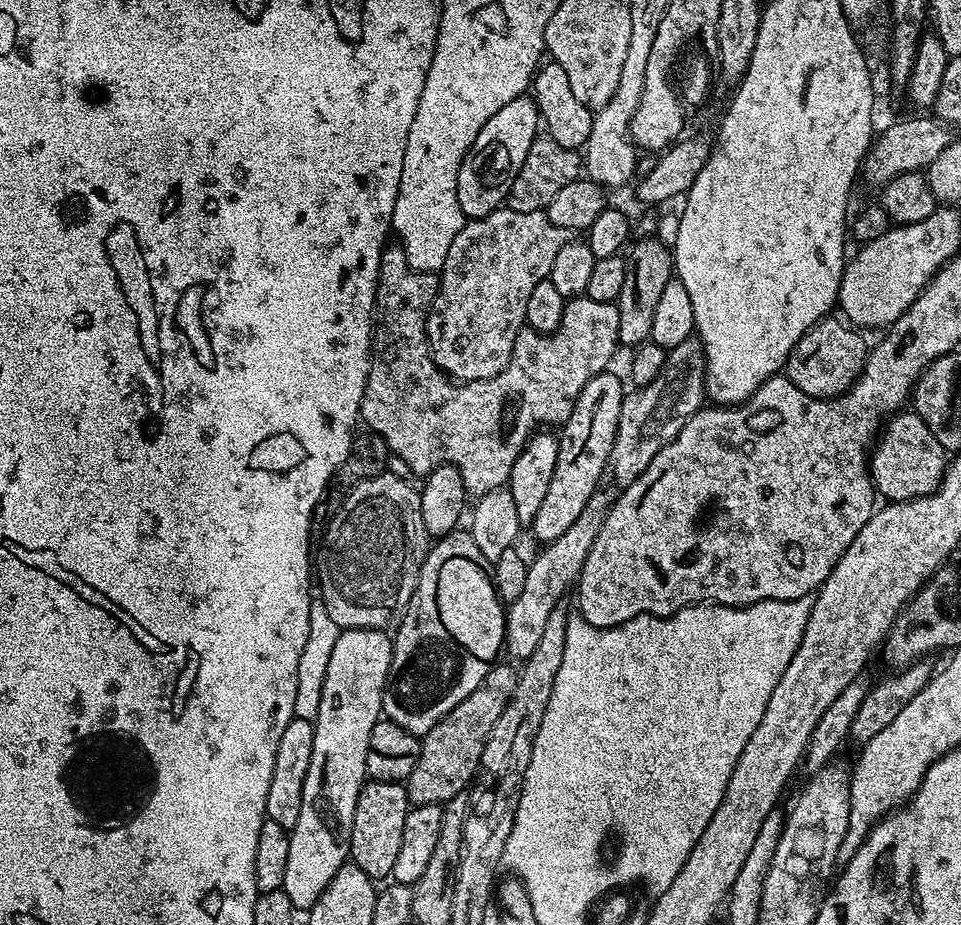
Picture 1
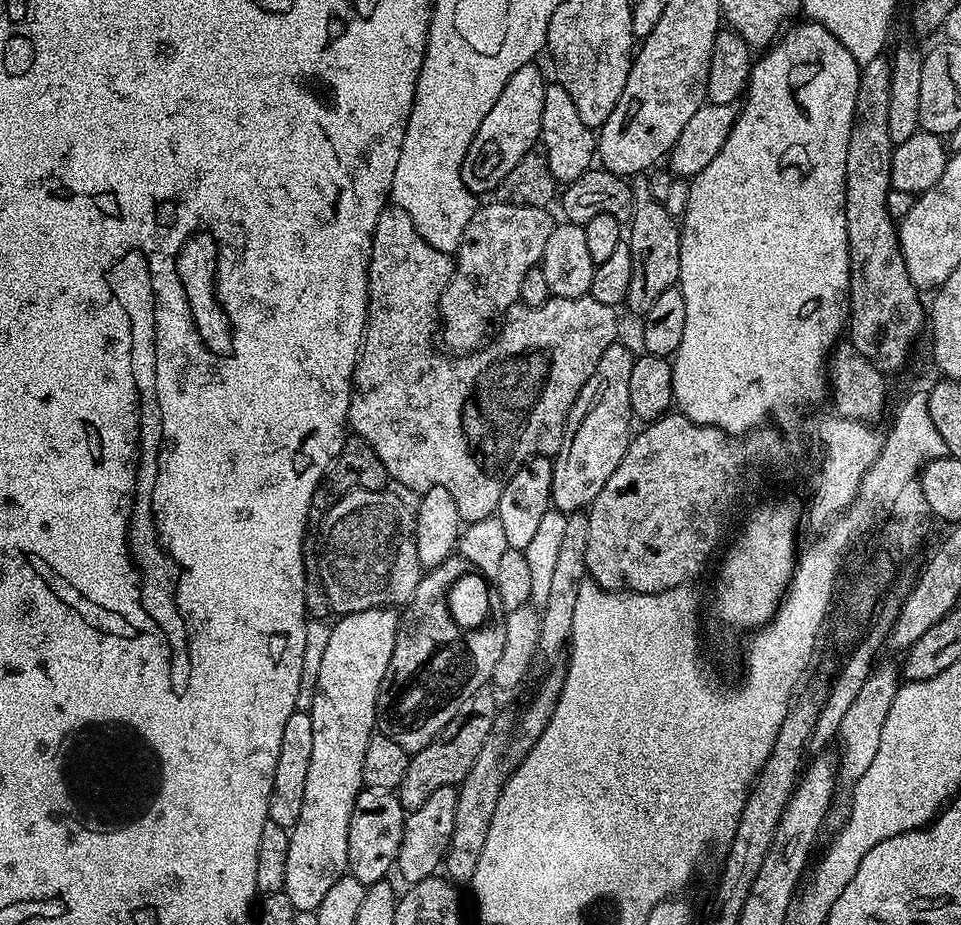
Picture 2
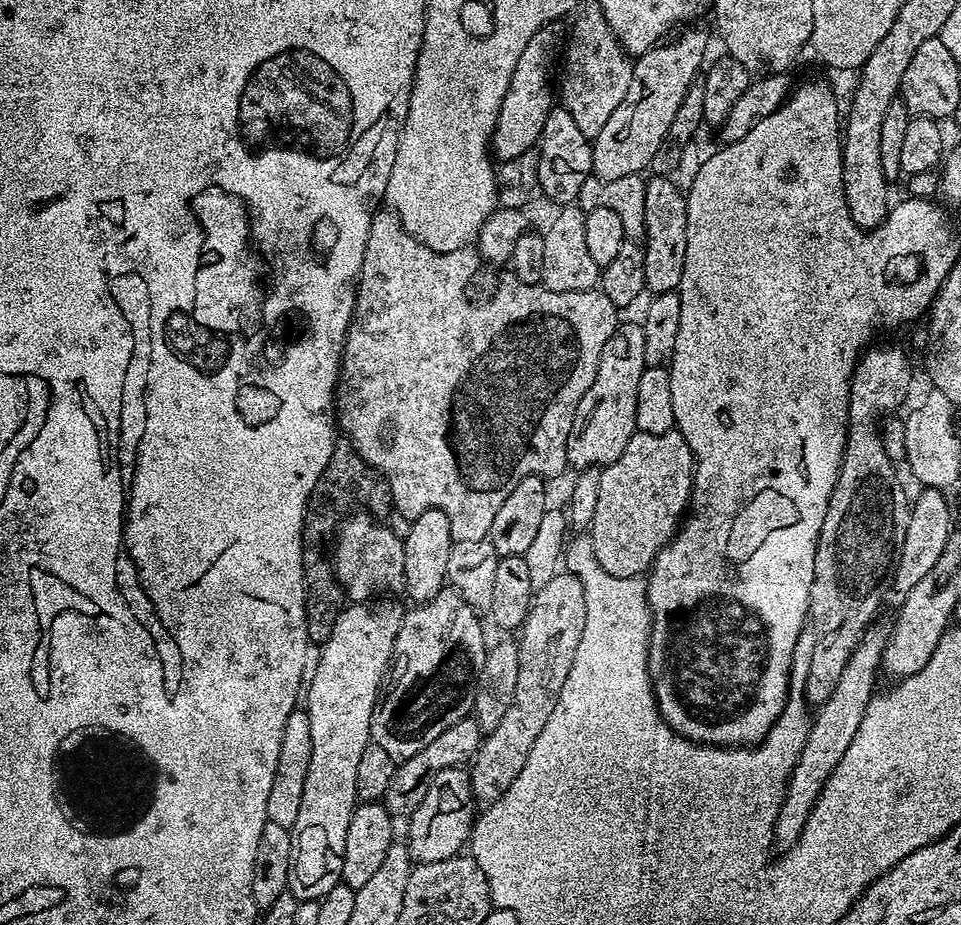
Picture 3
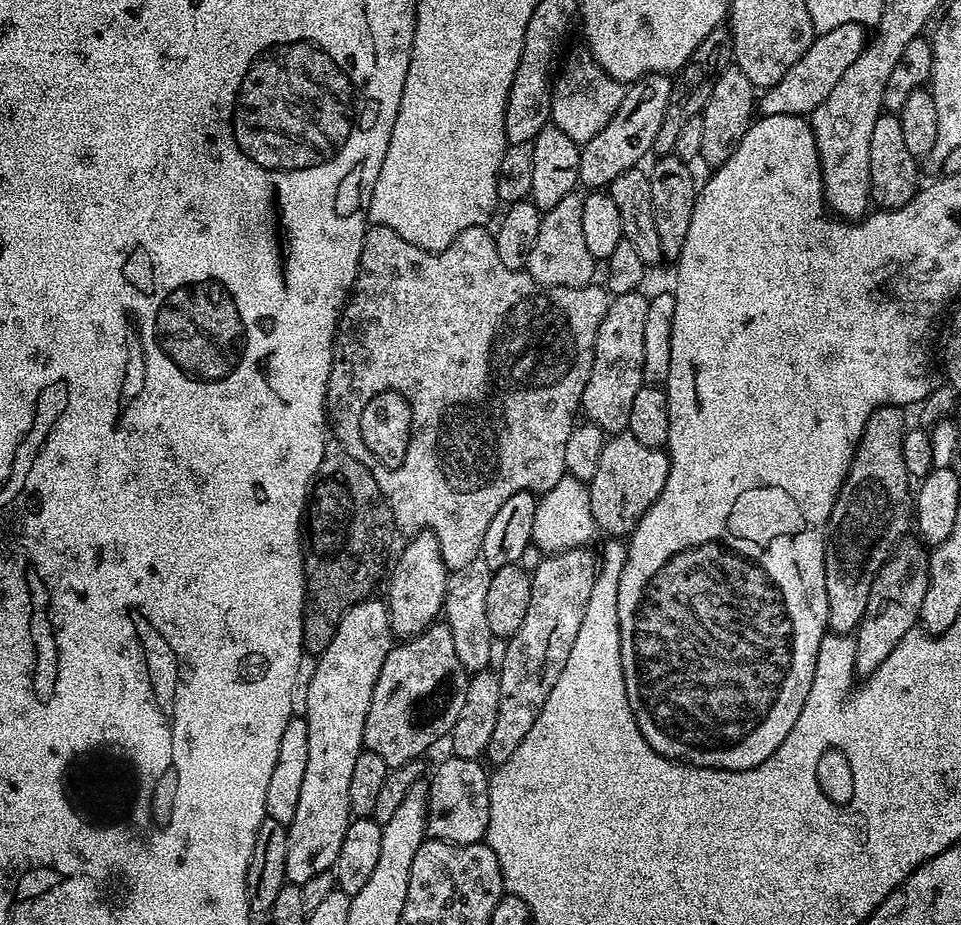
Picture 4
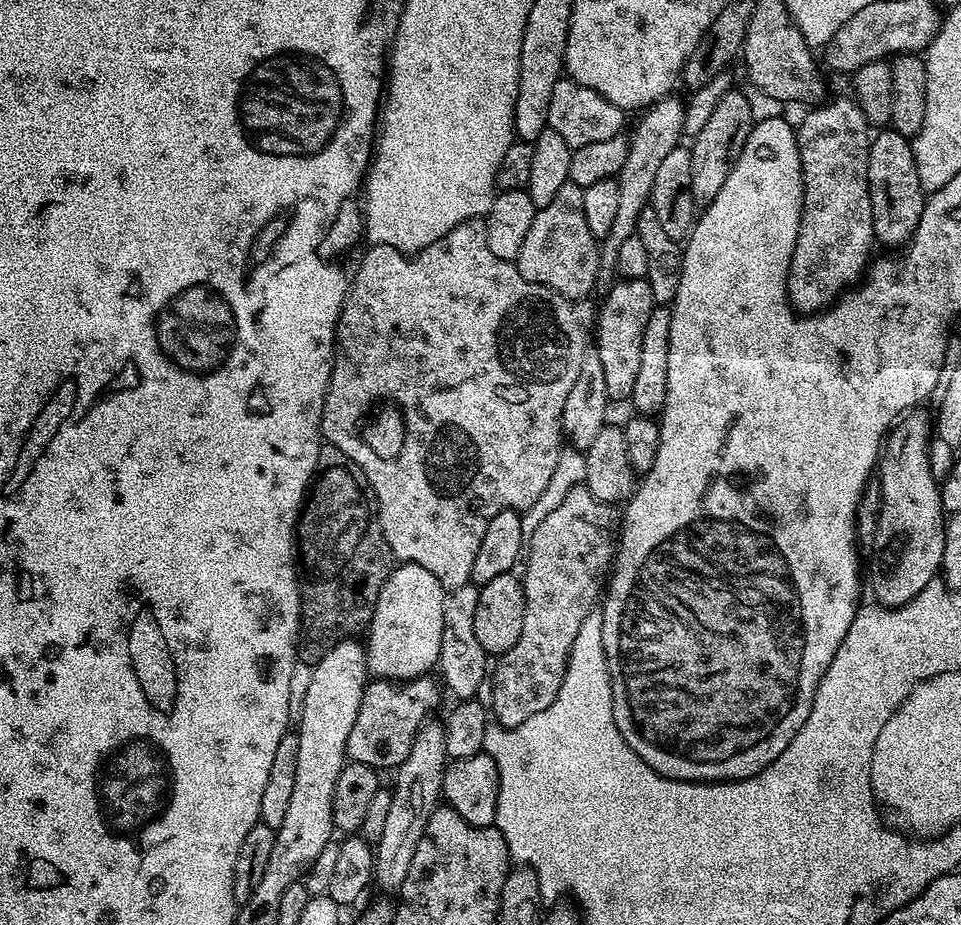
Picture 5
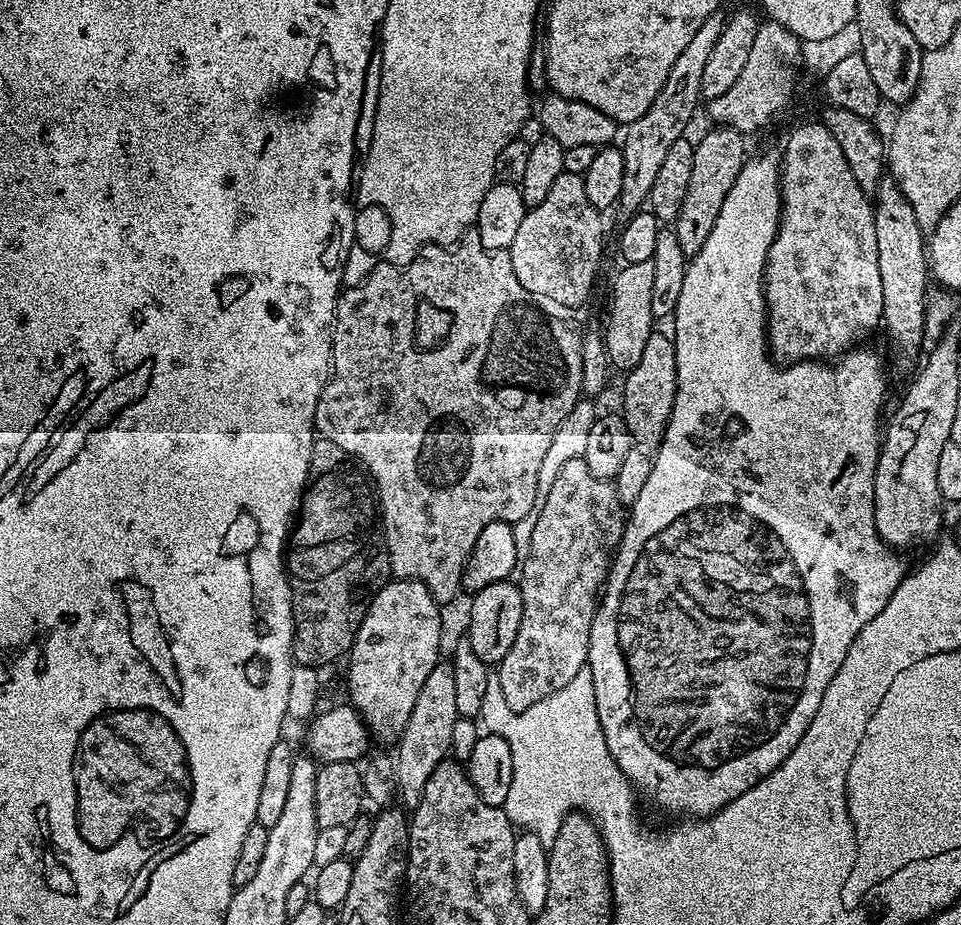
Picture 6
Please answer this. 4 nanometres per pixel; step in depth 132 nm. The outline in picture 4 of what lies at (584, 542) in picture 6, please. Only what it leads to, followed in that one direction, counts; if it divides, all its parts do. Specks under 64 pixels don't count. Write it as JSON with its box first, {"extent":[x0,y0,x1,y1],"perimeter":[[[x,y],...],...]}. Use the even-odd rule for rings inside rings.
{"extent":[486,546,598,765],"perimeter":[[[581,546],[545,555],[536,572],[534,568],[531,573],[532,589],[526,618],[517,632],[507,637],[505,644],[508,645],[498,667],[498,726],[494,726],[486,753],[487,759],[493,760],[493,765],[503,764],[510,754],[514,754],[514,750],[518,750],[518,746],[522,746],[522,738],[530,734],[534,718],[538,718],[550,690],[554,690],[554,682],[558,682],[558,674],[562,674],[566,658],[570,658],[570,650],[574,647],[574,638],[578,638],[582,614],[586,614],[586,602],[590,602],[590,590],[594,590],[598,571],[597,557],[592,557],[588,551],[587,547]]]}

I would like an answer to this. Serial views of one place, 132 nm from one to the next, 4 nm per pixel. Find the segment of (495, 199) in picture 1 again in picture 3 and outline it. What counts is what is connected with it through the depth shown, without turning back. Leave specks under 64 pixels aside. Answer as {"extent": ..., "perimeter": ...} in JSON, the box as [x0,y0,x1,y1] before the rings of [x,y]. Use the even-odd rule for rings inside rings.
{"extent":[490,23,562,162],"perimeter":[[[555,23],[545,24],[526,42],[522,54],[518,57],[518,66],[514,66],[514,74],[510,78],[510,90],[506,90],[506,98],[502,98],[502,110],[498,110],[498,122],[496,128],[492,131],[490,141],[490,152],[497,161],[503,162],[510,158],[518,158],[518,154],[533,151],[540,143],[542,126],[546,122],[546,114],[554,107],[554,68],[552,72],[552,63],[557,63],[558,49],[562,44],[562,32],[556,29]]]}

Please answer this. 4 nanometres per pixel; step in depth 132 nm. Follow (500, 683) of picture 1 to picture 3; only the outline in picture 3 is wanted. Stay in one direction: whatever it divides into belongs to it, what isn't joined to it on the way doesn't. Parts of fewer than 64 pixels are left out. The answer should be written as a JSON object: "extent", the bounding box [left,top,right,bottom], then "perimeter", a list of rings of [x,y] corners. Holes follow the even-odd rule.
{"extent":[382,714,482,818],"perimeter":[[[470,714],[465,720],[454,722],[450,730],[442,730],[442,734],[438,734],[438,738],[430,742],[430,746],[418,750],[414,758],[399,761],[394,778],[390,778],[390,786],[386,786],[386,794],[382,801],[385,810],[393,818],[412,816],[414,810],[422,806],[422,798],[426,798],[426,790],[430,790],[430,782],[434,782],[434,778],[442,774],[442,770],[467,765],[480,749],[481,739],[482,733],[475,715]]]}

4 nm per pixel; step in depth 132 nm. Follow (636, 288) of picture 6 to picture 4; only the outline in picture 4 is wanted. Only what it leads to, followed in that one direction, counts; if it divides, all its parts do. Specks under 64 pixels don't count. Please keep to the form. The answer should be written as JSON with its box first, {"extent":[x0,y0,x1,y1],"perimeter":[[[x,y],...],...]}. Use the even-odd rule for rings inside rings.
{"extent":[580,290,649,434],"perimeter":[[[637,290],[621,296],[612,296],[602,318],[602,326],[598,326],[592,373],[586,382],[580,406],[583,415],[588,415],[585,417],[606,434],[615,434],[627,429],[630,422],[630,405],[634,403],[638,390],[646,383],[642,341],[649,297],[643,296],[642,293],[643,291]]]}

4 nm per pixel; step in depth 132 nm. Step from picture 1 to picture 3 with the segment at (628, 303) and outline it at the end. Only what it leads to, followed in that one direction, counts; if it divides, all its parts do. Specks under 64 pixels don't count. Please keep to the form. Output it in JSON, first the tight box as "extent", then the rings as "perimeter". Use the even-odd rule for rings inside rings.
{"extent":[642,175,688,293],"perimeter":[[[649,175],[646,180],[646,230],[642,247],[646,266],[645,289],[649,293],[674,292],[682,282],[682,270],[686,266],[686,214],[688,198],[685,189],[676,185],[676,181],[667,175]]]}

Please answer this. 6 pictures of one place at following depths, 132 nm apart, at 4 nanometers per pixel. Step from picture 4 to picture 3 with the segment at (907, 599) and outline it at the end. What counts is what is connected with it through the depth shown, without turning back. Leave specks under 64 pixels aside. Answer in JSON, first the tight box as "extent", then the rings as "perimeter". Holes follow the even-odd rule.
{"extent":[774,622,890,850],"perimeter":[[[873,622],[862,634],[862,642],[858,642],[858,650],[846,662],[846,670],[842,670],[842,678],[838,678],[838,686],[830,694],[830,698],[812,716],[812,729],[808,731],[808,741],[802,746],[802,754],[788,779],[788,789],[784,792],[784,805],[778,810],[774,844],[777,849],[787,850],[795,846],[830,774],[842,762],[846,750],[850,750],[850,742],[854,742],[854,734],[858,734],[858,726],[862,726],[862,718],[870,706],[872,697],[877,695],[876,675],[879,677],[884,663],[884,652],[888,649],[890,637],[889,625]]]}

